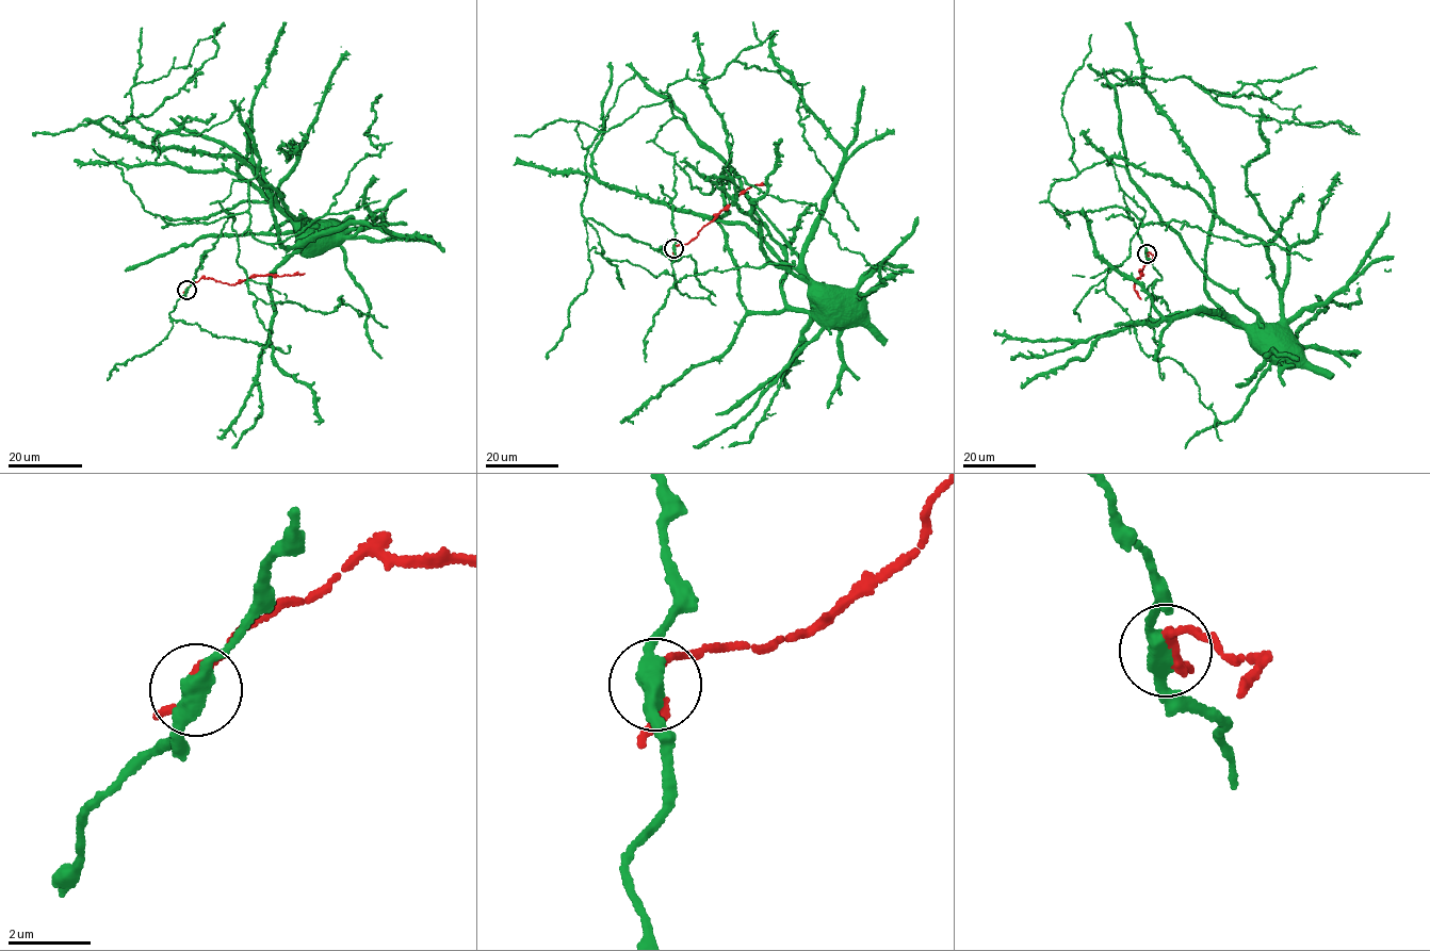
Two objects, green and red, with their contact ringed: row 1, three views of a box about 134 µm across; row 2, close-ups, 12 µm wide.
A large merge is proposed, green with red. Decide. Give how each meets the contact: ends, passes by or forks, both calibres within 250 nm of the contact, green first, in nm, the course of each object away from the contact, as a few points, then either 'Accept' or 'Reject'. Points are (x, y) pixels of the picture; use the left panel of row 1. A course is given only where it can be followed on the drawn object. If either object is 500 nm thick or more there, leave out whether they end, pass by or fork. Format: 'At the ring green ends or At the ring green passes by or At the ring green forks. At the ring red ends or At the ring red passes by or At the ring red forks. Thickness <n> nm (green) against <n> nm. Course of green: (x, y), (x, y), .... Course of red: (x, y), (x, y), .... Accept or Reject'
At the ring green passes by. At the ring red passes by. Thickness 440 nm (green) against 240 nm. Course of green: (187, 290), (227, 219), (218, 201), (233, 181), (258, 175), (282, 196), (289, 215), (305, 215), (301, 241). Course of red: (187, 290), (204, 277), (232, 284), (258, 275), (305, 274). Reject

